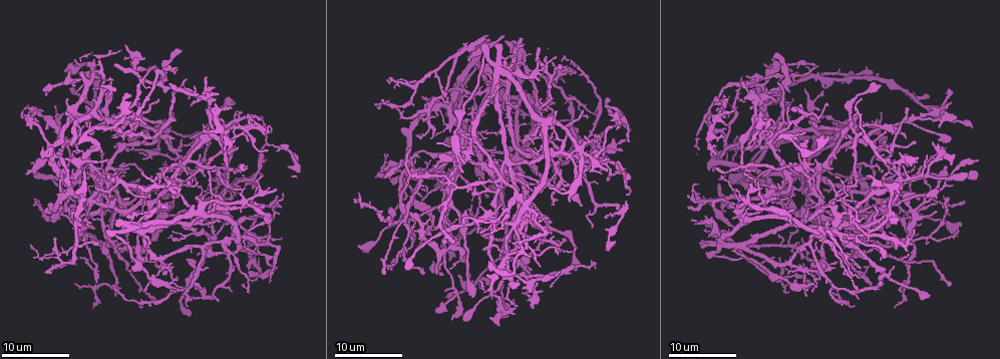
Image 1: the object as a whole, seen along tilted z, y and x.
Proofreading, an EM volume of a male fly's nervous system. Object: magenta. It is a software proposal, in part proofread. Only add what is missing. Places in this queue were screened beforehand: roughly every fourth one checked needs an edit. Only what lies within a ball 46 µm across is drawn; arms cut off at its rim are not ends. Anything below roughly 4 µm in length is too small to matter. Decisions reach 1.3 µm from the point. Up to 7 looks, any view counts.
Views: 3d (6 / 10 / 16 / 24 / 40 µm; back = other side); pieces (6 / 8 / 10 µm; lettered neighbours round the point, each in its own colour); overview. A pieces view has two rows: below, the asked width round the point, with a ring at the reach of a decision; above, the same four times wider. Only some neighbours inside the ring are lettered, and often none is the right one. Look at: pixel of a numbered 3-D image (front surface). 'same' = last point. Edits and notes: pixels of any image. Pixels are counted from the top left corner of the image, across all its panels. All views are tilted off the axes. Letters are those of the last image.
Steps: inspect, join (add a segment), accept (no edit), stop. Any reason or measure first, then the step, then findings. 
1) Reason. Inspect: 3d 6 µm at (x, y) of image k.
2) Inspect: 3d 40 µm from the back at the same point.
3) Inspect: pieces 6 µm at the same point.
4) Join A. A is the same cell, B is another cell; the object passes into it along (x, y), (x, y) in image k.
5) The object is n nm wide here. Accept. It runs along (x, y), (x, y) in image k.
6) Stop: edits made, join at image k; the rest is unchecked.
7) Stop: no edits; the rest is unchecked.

Long arm stops here. Inspect: 3d 16 µm at (185, 79) of image 1.

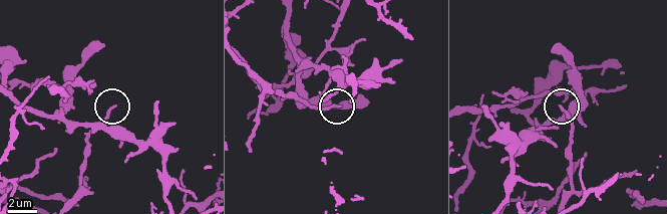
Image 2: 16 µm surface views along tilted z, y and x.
Inspect: pieces 6 µm at (115, 106) of image 2.

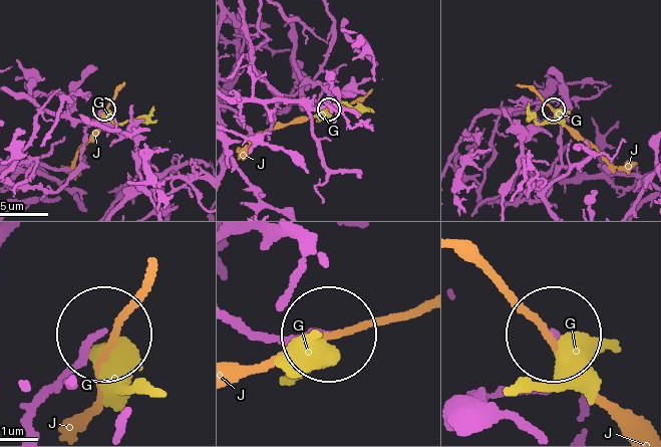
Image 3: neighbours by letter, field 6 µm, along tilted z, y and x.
The object is 150 nm wide here. Accept. G and J are other cells; none of them fits.

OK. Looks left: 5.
An open end. Inspect: 3d 24 µm at (906, 107) of image 1.

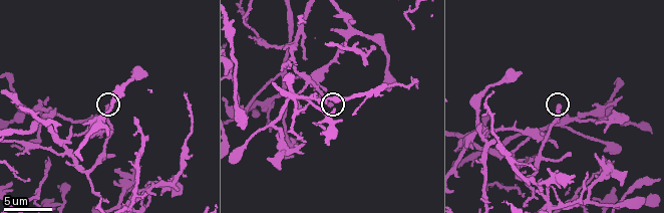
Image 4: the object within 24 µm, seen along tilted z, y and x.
Closer look. Inspect: 3d 10 µm at (559, 106) of image 4.

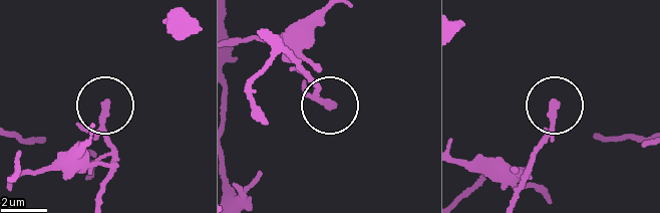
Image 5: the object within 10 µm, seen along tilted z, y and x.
Inspect: pieces 10 µm at (106, 106) of image 5.

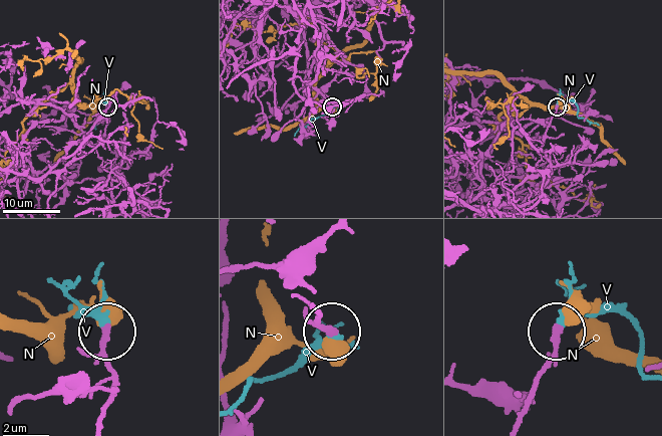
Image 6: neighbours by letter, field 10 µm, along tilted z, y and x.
Join V. V is the same cell, N is another cell; the object passes into it along (303, 301), (331, 334), (265, 380), (248, 379), (237, 399) in image 6; it goes on there.

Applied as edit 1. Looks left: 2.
Stop: edits made, join at image 6; the rest is unchecked.

